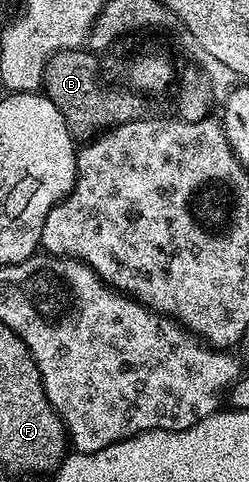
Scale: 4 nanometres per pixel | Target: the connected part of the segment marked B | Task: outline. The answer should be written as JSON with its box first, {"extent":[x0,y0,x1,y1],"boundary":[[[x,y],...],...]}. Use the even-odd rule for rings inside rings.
{"extent":[42,47,146,142],"boundary":[[[77,47],[53,54],[44,68],[42,91],[62,113],[69,133],[81,142],[92,139],[99,131],[112,129],[119,122],[132,122],[146,113],[146,99],[140,93],[124,85],[109,87],[101,82],[99,59],[91,50]]]}

